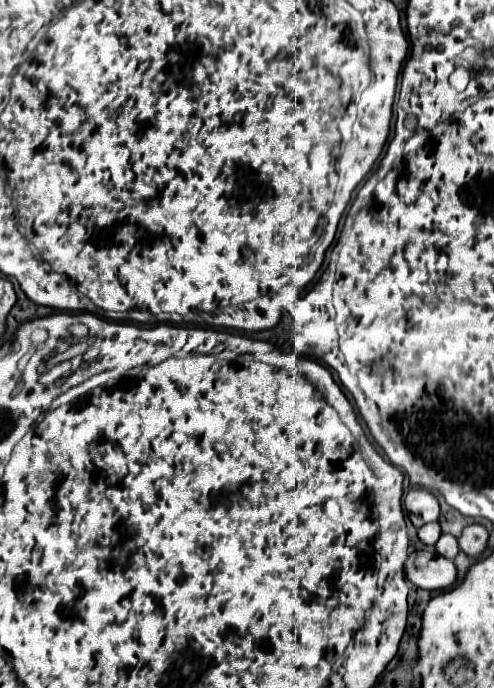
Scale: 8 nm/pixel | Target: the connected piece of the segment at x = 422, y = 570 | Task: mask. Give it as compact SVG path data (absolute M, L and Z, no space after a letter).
M413 551L405 561L405 577L421 589L447 589L457 579L457 569L451 559L439 557L433 551Z

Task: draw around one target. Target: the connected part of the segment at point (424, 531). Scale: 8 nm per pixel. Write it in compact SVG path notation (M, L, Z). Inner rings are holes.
M437 521L433 523L425 523L423 527L417 529L417 537L425 543L425 545L435 545L435 541L441 537L441 527Z

